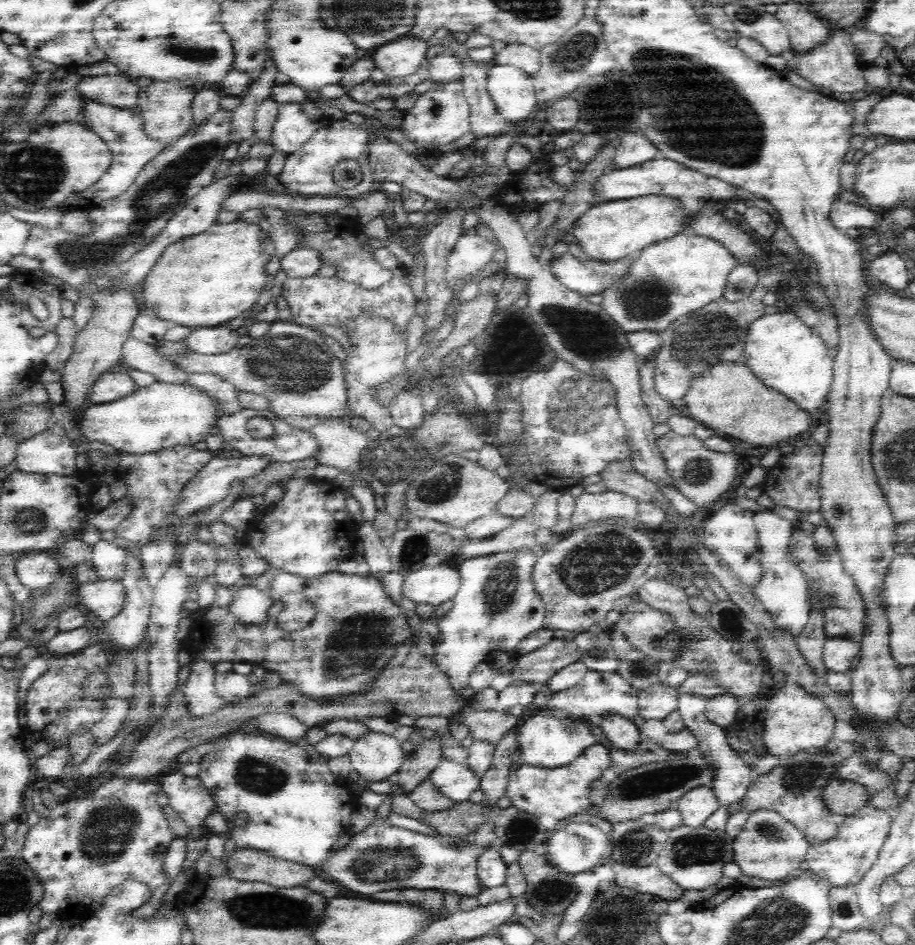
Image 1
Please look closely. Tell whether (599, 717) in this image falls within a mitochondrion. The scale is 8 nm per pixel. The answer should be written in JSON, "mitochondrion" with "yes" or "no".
{"mitochondrion":"no"}

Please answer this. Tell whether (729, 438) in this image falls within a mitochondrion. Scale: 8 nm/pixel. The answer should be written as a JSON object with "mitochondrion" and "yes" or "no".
{"mitochondrion":"no"}

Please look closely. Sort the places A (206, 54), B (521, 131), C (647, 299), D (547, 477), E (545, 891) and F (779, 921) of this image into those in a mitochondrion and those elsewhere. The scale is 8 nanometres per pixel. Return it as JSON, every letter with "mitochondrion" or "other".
{"A":"mitochondrion","B":"other","C":"mitochondrion","D":"other","E":"mitochondrion","F":"mitochondrion"}

